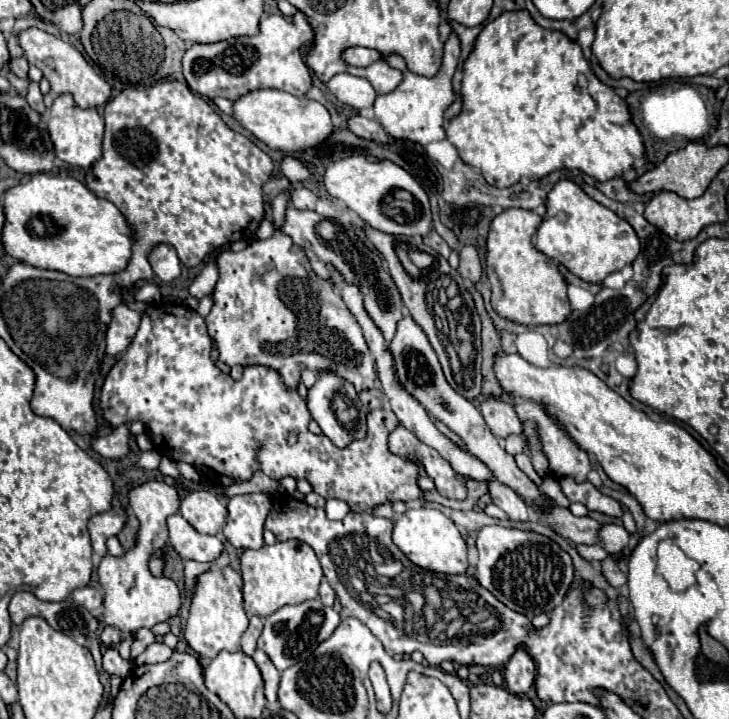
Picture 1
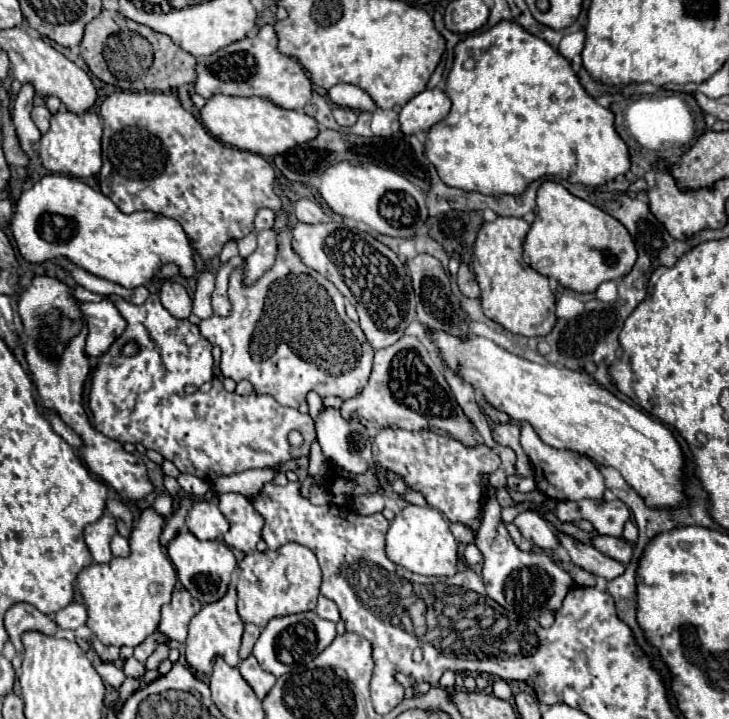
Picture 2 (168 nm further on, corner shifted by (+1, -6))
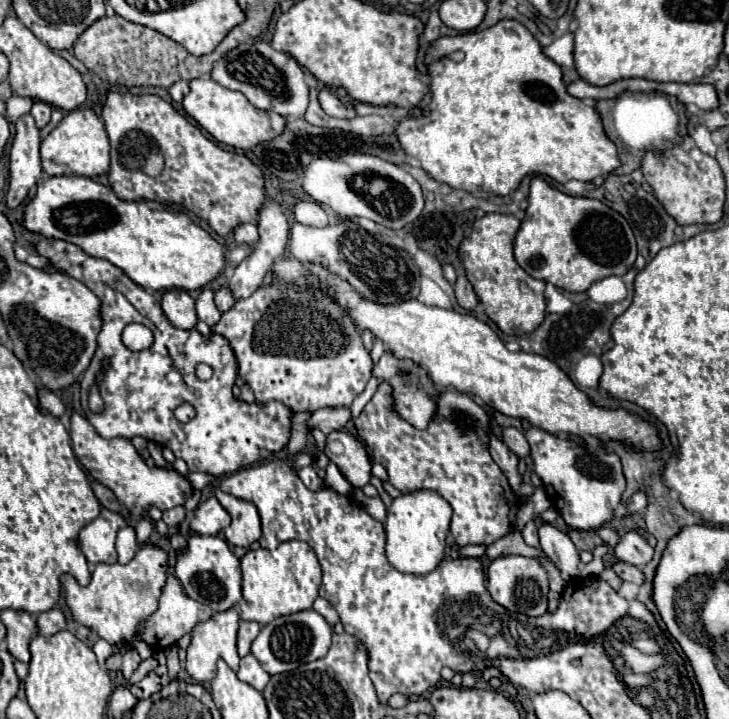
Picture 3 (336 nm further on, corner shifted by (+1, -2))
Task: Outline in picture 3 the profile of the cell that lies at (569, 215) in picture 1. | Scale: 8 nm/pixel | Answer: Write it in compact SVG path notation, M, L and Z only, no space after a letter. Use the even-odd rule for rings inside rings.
M543 178L531 180L531 192L527 202L529 202L527 216L521 222L521 228L515 238L515 258L519 266L533 278L551 282L557 288L569 292L585 292L593 282L603 280L607 276L623 276L633 266L637 256L633 230L619 212L611 210L603 202L593 198L563 194L557 188L549 186Z

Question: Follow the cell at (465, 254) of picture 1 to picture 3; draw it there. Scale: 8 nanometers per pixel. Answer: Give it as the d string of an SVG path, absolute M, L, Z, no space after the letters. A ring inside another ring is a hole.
M459 274L457 282L455 282L455 296L457 296L459 306L465 308L465 310L473 310L475 304L477 304L477 296L475 296L473 286L471 286L471 282L467 280L465 274Z

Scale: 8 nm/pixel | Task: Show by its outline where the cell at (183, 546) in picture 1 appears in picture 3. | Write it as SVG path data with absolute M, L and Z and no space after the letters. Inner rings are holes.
M191 534L187 548L177 554L175 574L189 598L209 606L211 610L227 610L241 598L241 568L239 558L229 550L229 544L219 536Z

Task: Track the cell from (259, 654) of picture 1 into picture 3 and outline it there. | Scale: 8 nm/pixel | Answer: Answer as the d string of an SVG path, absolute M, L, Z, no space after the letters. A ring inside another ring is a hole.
M253 654L241 658L241 668L239 668L237 676L239 676L239 680L251 684L251 686L253 686L255 690L259 690L259 692L267 686L269 678L271 678L271 676L261 668L261 664L255 660Z

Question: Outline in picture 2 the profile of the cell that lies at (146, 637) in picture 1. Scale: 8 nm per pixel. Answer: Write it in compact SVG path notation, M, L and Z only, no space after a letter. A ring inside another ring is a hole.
M129 658L129 660L125 660L123 672L125 672L127 678L139 678L139 676L143 676L147 670L145 670L145 666L143 666L141 662L137 662L135 658Z

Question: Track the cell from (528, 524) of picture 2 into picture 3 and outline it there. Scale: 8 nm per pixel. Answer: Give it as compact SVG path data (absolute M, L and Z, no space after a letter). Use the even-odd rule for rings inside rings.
M545 522L539 526L539 542L549 560L561 570L563 580L569 582L579 576L579 550L565 532Z

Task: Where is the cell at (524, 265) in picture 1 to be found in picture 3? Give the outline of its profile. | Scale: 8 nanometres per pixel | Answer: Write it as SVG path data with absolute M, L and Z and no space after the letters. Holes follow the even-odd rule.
M485 214L483 218L475 220L471 236L467 236L459 248L459 256L465 266L465 274L467 274L469 282L473 284L475 294L479 296L481 304L485 306L485 314L499 326L501 332L505 332L509 336L533 332L535 328L539 328L539 324L543 324L545 314L547 314L547 310L545 310L545 282L529 276L517 264L515 254L513 254L513 242L515 242L515 234L517 234L519 226L521 226L521 220L515 218L513 214Z

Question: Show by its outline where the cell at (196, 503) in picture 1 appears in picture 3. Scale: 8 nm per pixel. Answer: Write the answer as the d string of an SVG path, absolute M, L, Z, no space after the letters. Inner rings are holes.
M207 498L199 502L191 518L191 530L205 536L215 536L231 524L227 510L217 502L217 498Z

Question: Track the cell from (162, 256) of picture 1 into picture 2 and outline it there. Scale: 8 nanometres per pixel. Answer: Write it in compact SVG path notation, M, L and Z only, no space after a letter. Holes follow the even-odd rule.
M165 282L161 286L161 304L171 312L171 316L175 318L189 318L191 314L191 300L187 290L177 284L177 282Z

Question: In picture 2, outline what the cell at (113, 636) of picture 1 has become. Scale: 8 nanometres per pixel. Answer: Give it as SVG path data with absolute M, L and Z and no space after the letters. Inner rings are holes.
M97 638L93 640L93 648L97 650L97 654L103 662L115 662L119 658L119 648L117 646L105 646Z

